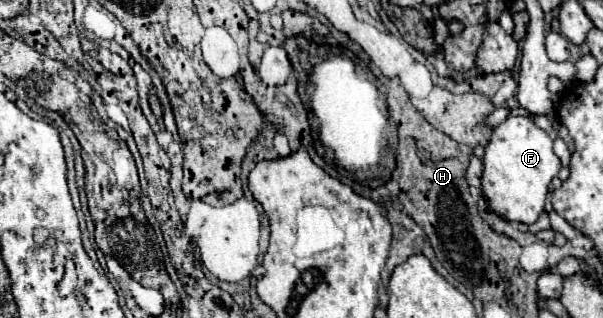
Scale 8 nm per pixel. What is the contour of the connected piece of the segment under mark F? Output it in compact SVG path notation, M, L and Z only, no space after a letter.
M509 115L499 127L493 129L493 135L485 147L483 157L483 175L481 189L487 201L487 211L499 215L505 221L531 225L545 209L547 185L557 175L561 167L559 157L553 153L553 139L533 125L529 117Z

